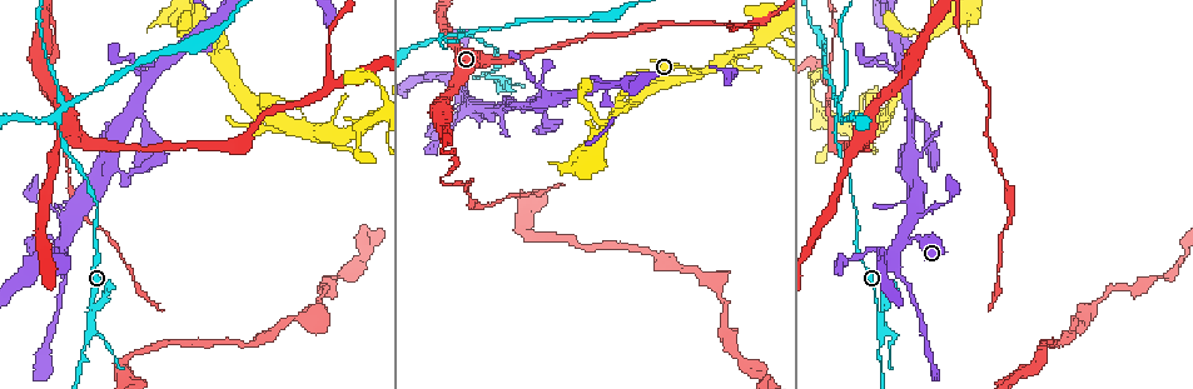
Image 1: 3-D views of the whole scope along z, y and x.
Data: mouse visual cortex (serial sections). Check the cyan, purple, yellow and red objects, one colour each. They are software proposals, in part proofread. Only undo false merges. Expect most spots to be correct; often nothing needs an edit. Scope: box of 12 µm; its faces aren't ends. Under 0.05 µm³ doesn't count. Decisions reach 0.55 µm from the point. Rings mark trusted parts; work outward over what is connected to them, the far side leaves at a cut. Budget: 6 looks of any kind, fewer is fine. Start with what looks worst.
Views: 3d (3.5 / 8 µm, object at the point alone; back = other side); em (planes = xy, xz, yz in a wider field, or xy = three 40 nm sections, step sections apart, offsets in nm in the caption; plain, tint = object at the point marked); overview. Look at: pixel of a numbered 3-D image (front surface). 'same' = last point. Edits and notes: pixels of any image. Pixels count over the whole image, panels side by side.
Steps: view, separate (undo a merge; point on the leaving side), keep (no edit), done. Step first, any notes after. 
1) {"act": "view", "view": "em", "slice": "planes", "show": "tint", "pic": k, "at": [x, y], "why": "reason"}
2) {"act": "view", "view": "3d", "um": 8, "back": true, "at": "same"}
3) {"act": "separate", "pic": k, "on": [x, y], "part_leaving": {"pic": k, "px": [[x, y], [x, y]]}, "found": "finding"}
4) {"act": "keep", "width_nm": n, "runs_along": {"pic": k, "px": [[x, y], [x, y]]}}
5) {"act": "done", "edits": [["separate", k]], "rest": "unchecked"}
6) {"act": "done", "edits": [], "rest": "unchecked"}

{"act": "view", "view": "3d", "um": 3.5, "pic": 1, "at": [458, 30], "why": "four arms meet"}

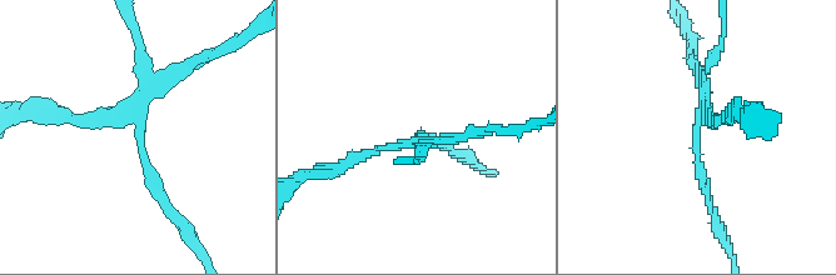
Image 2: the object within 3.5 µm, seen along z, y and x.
{"act": "view", "view": "em", "slice": "planes", "show": "tint", "pic": 2, "at": [419, 137], "arms": 4, "arm_widths_nm": [150, 150, 150, 150], "why": "need the tissue"}

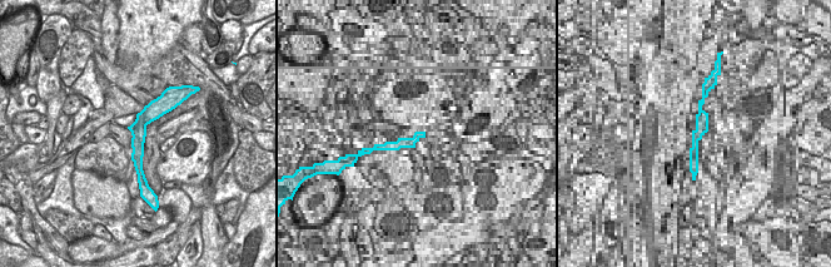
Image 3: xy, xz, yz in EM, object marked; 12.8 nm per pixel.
{"act": "view", "view": "em", "slice": "xy", "step": 3, "show": "tint", "at": "same"}

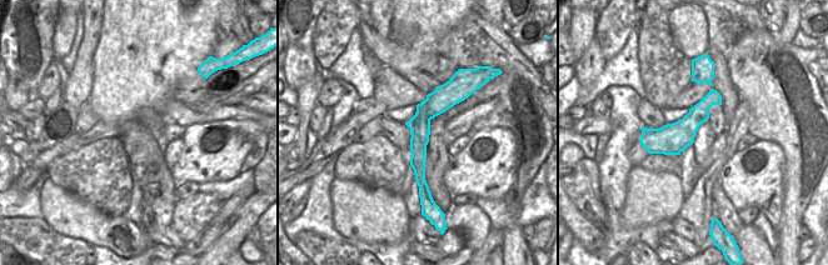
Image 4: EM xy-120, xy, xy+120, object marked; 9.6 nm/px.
{"act": "separate", "pic": 2, "on": [90, 121], "width_nm": 200, "part_leaving": {"pic": 2, "px": [[137, 106], [178, 71], [232, 44]]}, "found": "a second cell is stuck on"}

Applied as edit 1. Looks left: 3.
{"act": "view", "view": "3d", "um": 3.5, "pic": 1, "at": [825, 84], "why": "arms part here"}

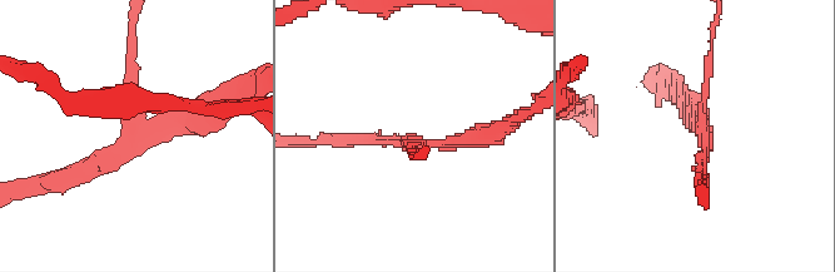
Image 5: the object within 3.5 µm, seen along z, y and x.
{"act": "view", "view": "em", "slice": "xy", "step": 5, "show": "tint", "pic": 5, "at": [701, 133], "arms": 3, "arm_widths_nm": [150, 150, 250]}

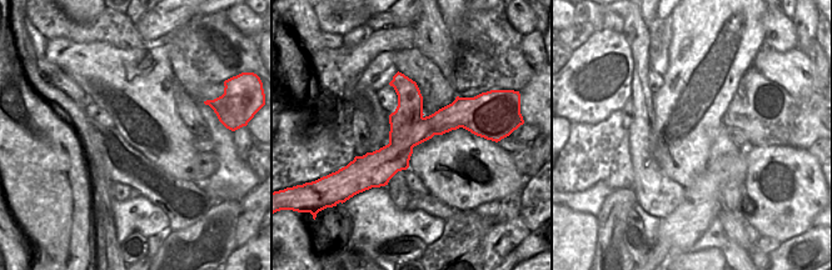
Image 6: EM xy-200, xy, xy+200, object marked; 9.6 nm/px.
{"act": "separate", "pic": 5, "on": [129, 67], "border": {"pic": 6, "px": [[398, 104], [407, 120], [423, 118]]}, "found": "a second cell is stuck on"}

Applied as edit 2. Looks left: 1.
{"act": "view", "view": "3d", "um": 3.5, "pic": 1, "at": [701, 71]}

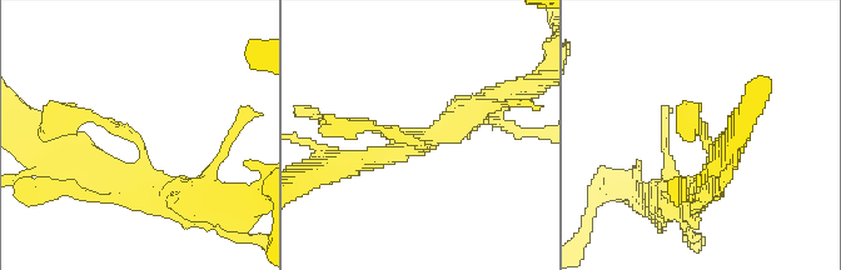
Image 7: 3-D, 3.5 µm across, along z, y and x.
{"act": "keep", "runs_along": {"pic": 7, "px": [[691, 116], [707, 140], [710, 175], [722, 163]]}, "found": "continuous, no second cell"}

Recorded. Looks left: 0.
{"act": "done", "edits": [["separate", 2], ["separate", 5]], "rest": "unchecked"}

